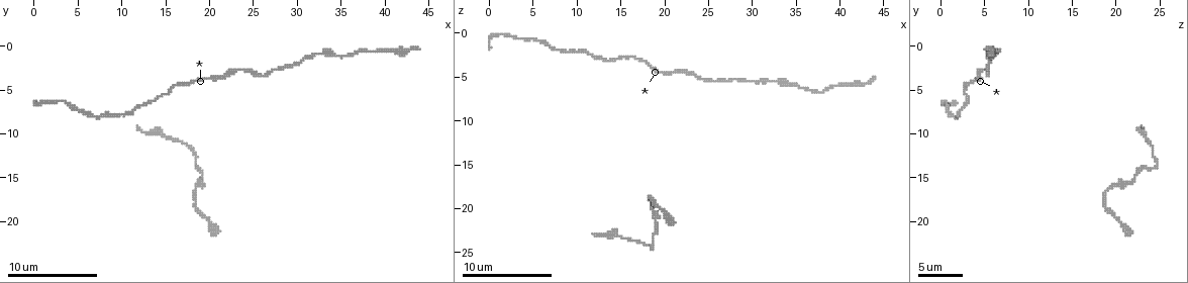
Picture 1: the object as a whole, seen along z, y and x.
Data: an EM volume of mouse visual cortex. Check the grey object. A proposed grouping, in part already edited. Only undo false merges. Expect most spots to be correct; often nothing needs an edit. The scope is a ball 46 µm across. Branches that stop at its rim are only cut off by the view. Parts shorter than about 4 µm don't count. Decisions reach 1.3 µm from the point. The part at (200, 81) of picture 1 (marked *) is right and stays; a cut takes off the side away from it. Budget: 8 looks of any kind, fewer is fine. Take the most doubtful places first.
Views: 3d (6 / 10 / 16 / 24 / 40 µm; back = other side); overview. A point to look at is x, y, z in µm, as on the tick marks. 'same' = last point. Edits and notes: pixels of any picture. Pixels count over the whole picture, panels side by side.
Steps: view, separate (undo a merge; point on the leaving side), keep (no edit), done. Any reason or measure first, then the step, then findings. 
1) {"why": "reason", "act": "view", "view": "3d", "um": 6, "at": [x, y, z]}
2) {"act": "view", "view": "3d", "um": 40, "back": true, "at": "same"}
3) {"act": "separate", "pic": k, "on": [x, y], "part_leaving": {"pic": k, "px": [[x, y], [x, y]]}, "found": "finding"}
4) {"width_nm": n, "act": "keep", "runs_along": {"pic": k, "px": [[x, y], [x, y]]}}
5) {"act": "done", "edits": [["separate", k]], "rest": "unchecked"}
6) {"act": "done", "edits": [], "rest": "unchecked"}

{"act": "view", "view": "3d", "um": 10, "at": [18.0, 17.0, 18.8]}

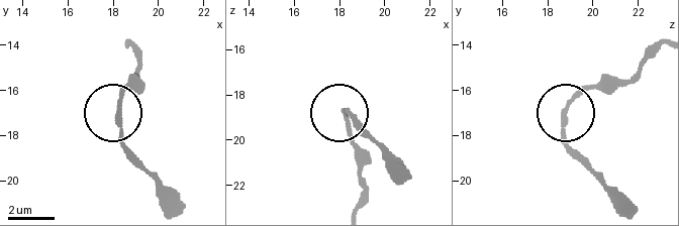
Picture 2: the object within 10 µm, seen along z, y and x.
{"act": "keep", "found": "continuous, no second neuron"}

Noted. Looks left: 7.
{"why": "calibre changes", "act": "view", "view": "3d", "um": 6, "at": [35.0, 1.2, 6.0]}

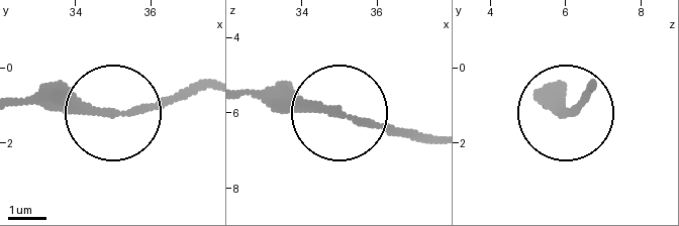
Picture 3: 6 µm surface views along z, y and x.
{"width_nm": 210, "act": "keep", "runs_along": {"pic": 3, "px": [[19, 101], [154, 111], [202, 92]]}, "found": "all the same neuron"}

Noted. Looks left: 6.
{"why": "narrows sharply", "act": "view", "view": "3d", "um": 16, "at": [29.8, 2.0, 5.4]}

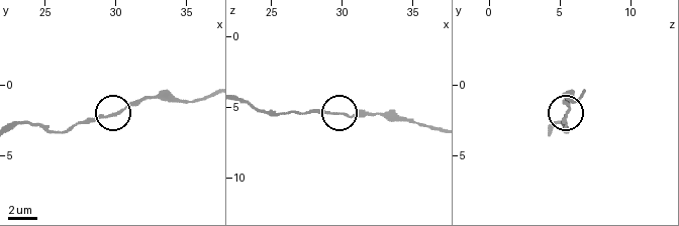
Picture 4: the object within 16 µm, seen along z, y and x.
{"act": "keep", "runs_along": {"pic": 4, "px": [[17, 126], [28, 122], [64, 132], [142, 98]]}, "found": "all the same neuron"}

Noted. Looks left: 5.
{"why": "thick turns thin", "act": "view", "view": "3d", "um": 10, "at": [20.4, 3.6, 4.4]}

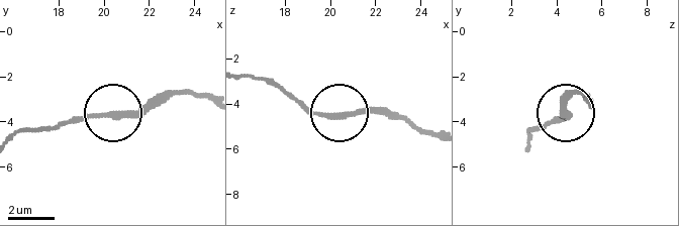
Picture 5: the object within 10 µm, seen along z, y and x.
{"width_nm": 220, "act": "keep", "found": "continuous, no second neuron"}

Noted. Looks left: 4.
{"act": "done", "edits": [], "rest": "unchecked"}

